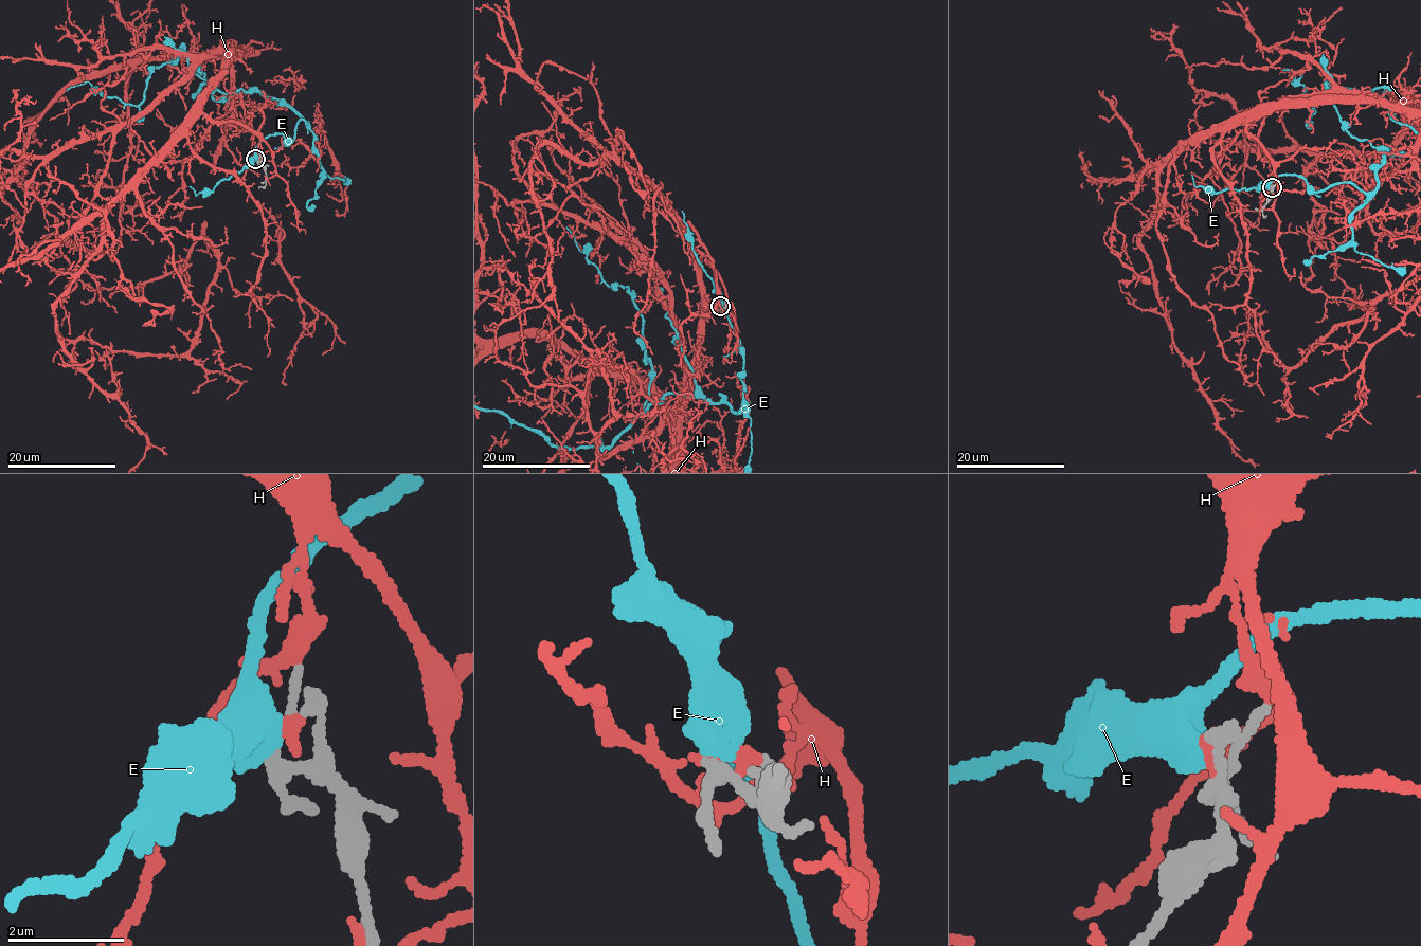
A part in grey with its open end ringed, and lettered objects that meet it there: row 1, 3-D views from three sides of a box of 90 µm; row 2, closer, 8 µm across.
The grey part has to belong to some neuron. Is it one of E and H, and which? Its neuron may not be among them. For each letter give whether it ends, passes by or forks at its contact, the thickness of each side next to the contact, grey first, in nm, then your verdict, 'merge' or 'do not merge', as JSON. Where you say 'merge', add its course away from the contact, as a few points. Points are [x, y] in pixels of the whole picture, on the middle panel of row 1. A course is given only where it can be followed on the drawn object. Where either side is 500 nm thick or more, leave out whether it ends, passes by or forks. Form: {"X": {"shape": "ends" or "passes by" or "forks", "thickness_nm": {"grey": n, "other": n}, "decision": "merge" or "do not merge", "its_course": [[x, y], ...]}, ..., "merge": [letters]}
{"E": {"thickness_nm": {"grey": 190, "other": 550}, "decision": "do not merge"}, "H": {"shape": "ends", "thickness_nm": {"grey": 200, "other": 180}, "decision": "do not merge"}, "merge": []}

